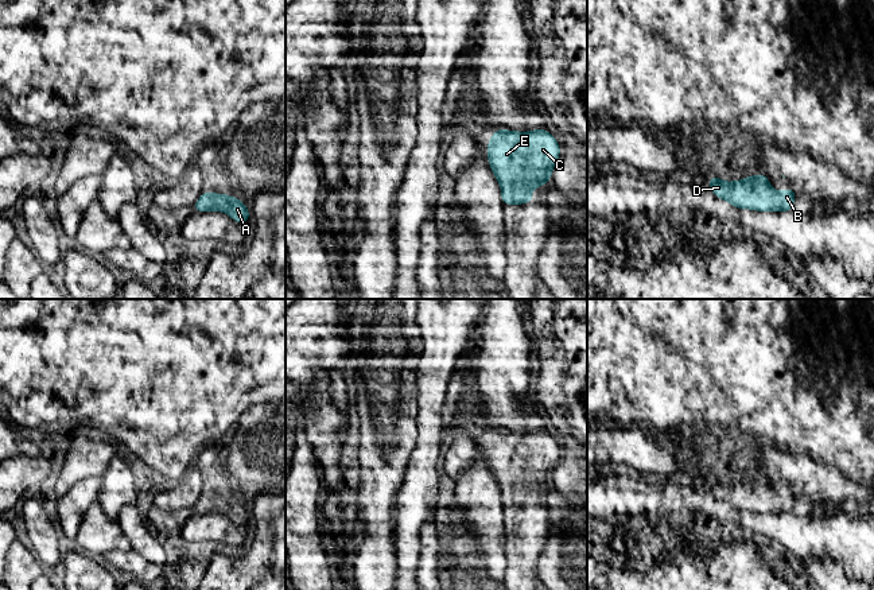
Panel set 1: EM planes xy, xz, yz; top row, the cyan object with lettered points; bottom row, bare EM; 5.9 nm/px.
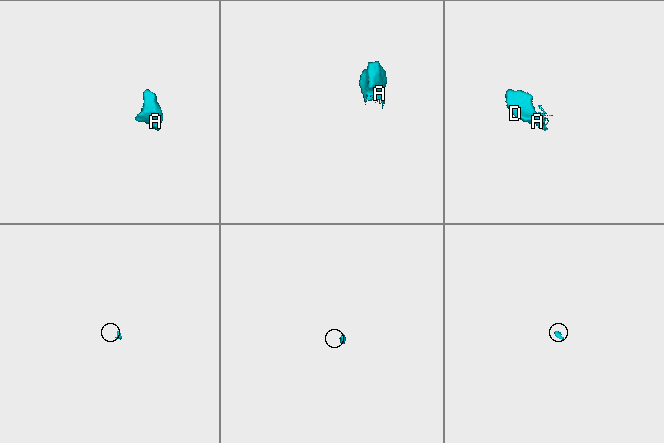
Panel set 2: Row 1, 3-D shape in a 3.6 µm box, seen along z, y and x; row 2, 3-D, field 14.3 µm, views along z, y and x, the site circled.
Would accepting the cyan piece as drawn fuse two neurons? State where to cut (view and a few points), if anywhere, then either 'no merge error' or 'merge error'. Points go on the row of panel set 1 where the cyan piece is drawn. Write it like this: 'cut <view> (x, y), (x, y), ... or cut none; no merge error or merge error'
cut none; no merge error

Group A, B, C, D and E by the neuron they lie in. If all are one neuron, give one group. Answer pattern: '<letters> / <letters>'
A B C D E

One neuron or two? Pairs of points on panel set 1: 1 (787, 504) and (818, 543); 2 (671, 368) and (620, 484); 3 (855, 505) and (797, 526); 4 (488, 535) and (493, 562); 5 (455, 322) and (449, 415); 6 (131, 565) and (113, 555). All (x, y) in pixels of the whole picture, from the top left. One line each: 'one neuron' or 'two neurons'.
1: two neurons
2: two neurons
3: two neurons
4: one neuron
5: two neurons
6: one neuron

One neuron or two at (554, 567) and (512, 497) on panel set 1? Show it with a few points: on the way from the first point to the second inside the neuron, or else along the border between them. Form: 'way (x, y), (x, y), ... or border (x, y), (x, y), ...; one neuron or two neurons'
border (556, 527), (539, 556), (536, 575); two neurons

